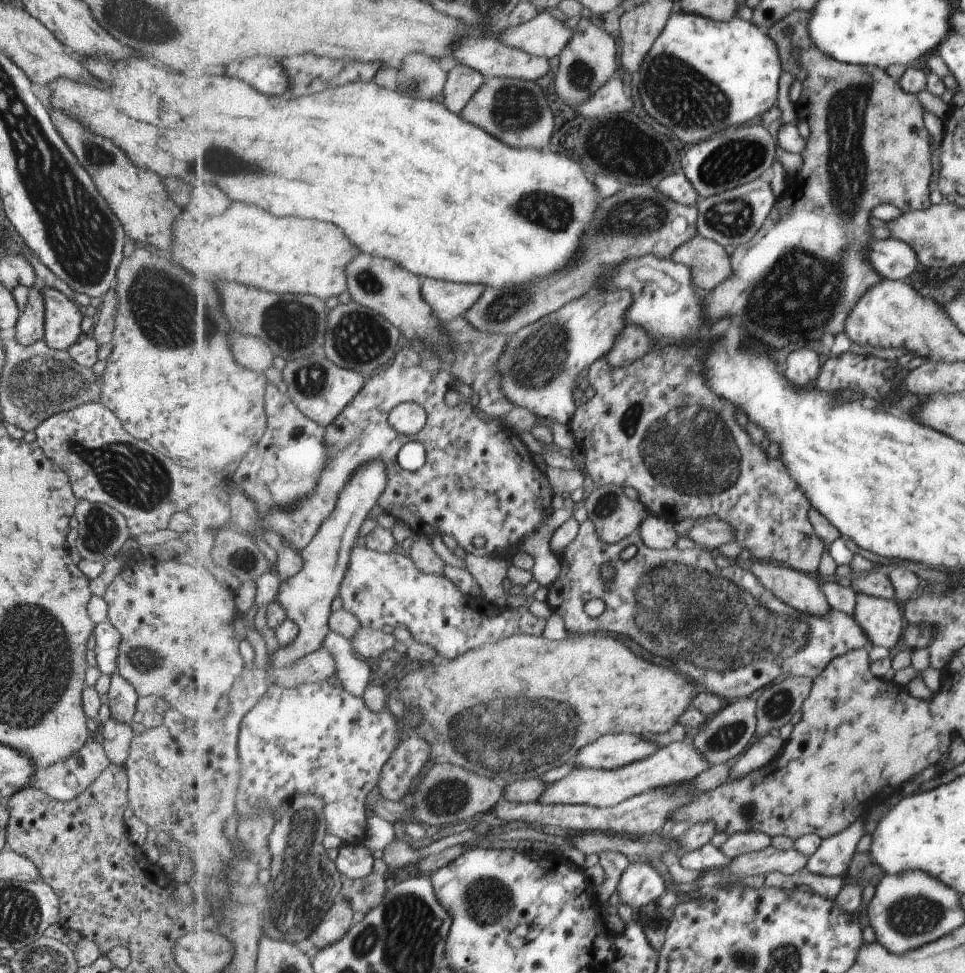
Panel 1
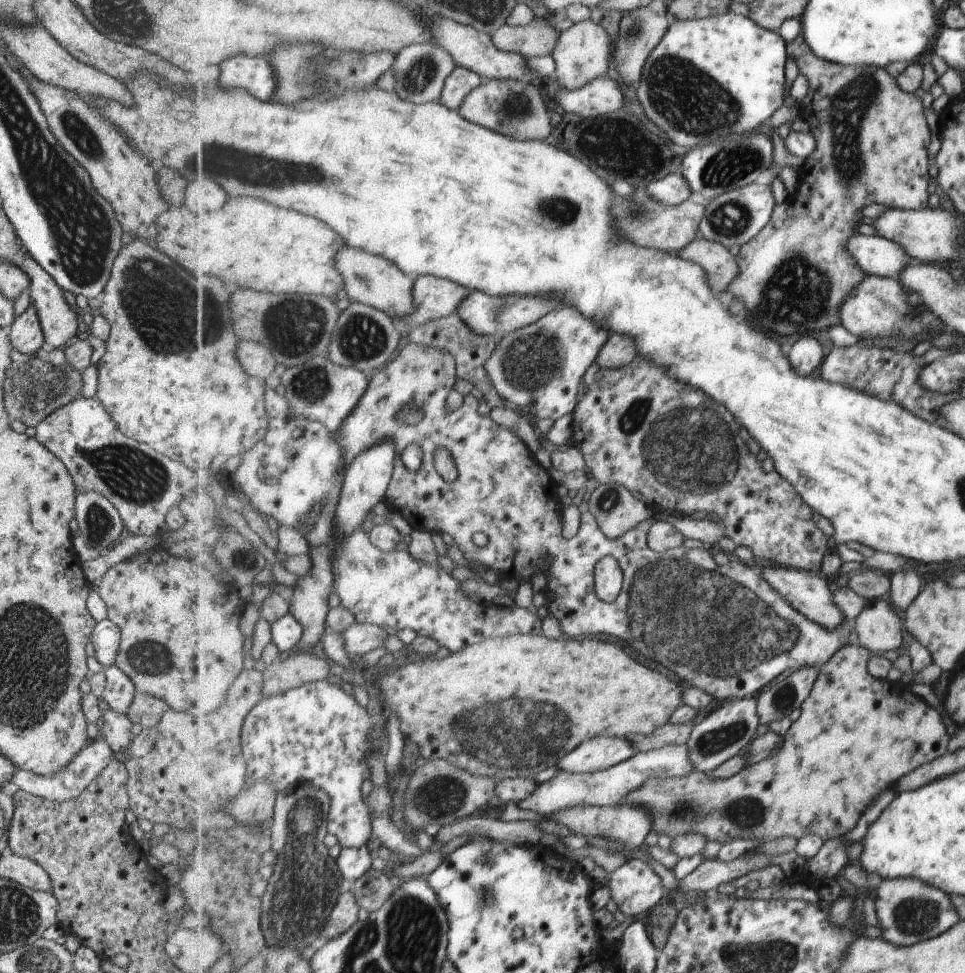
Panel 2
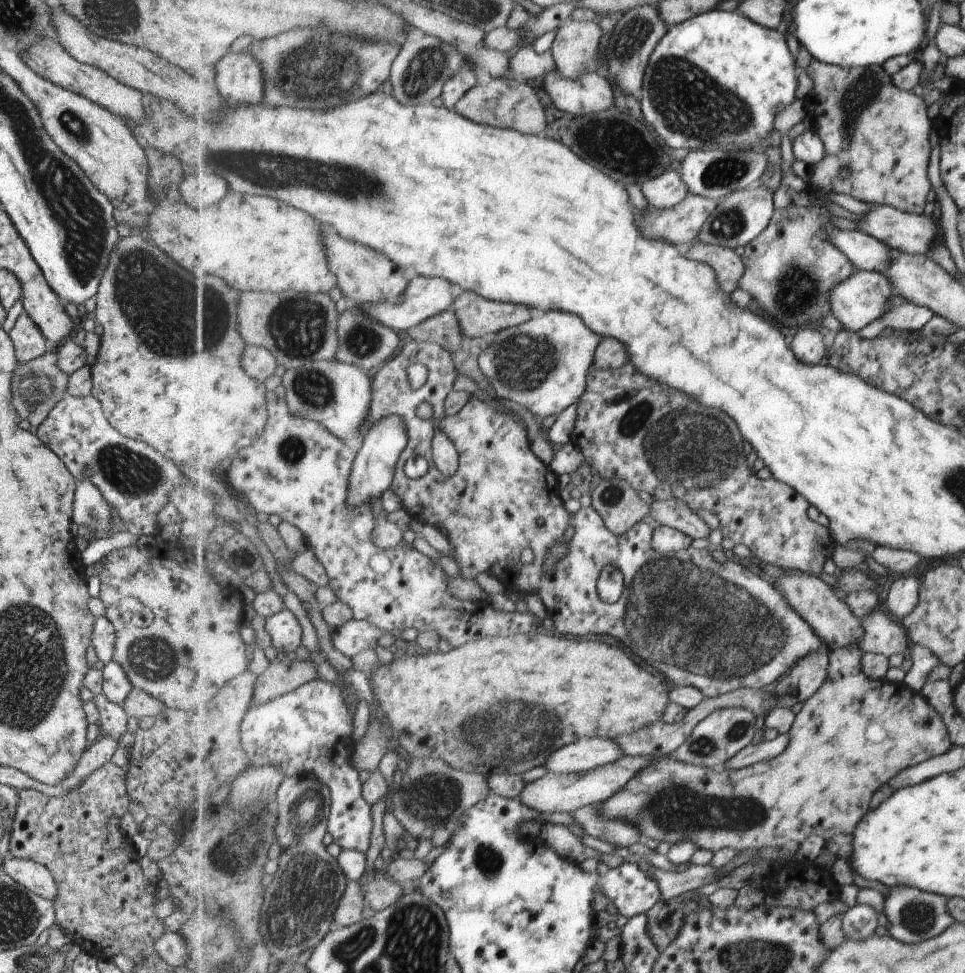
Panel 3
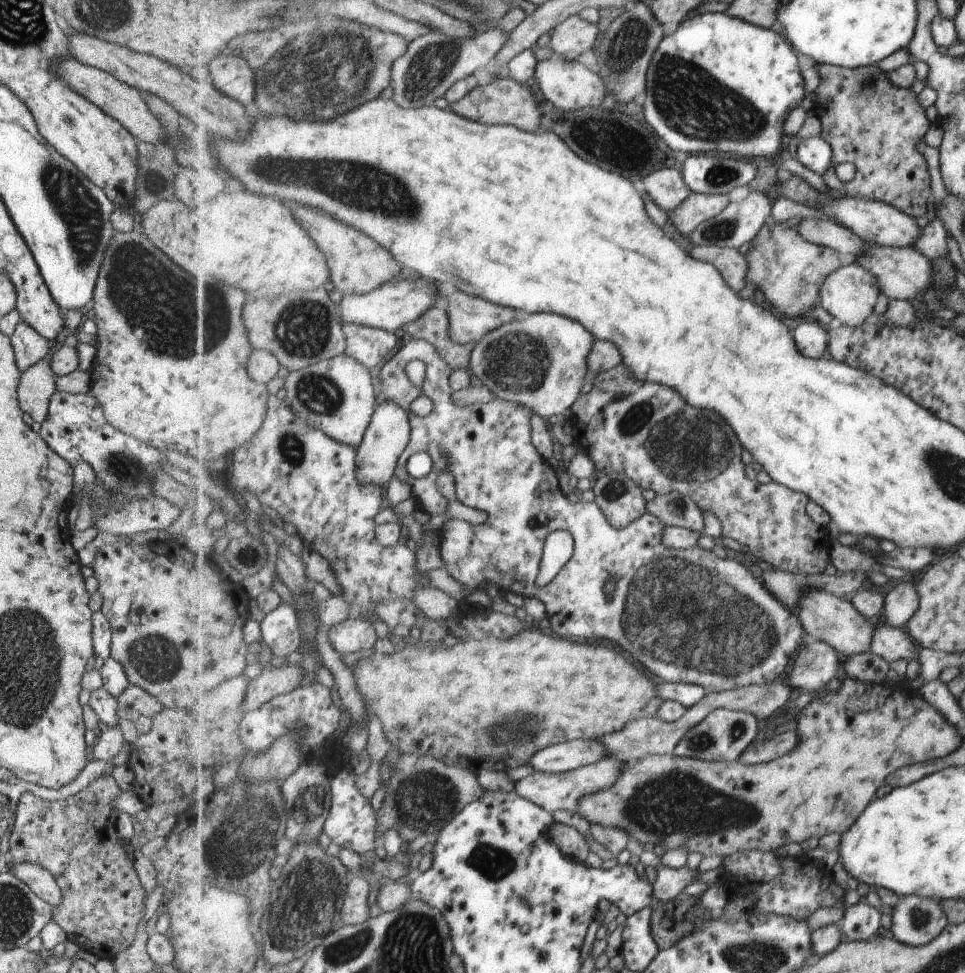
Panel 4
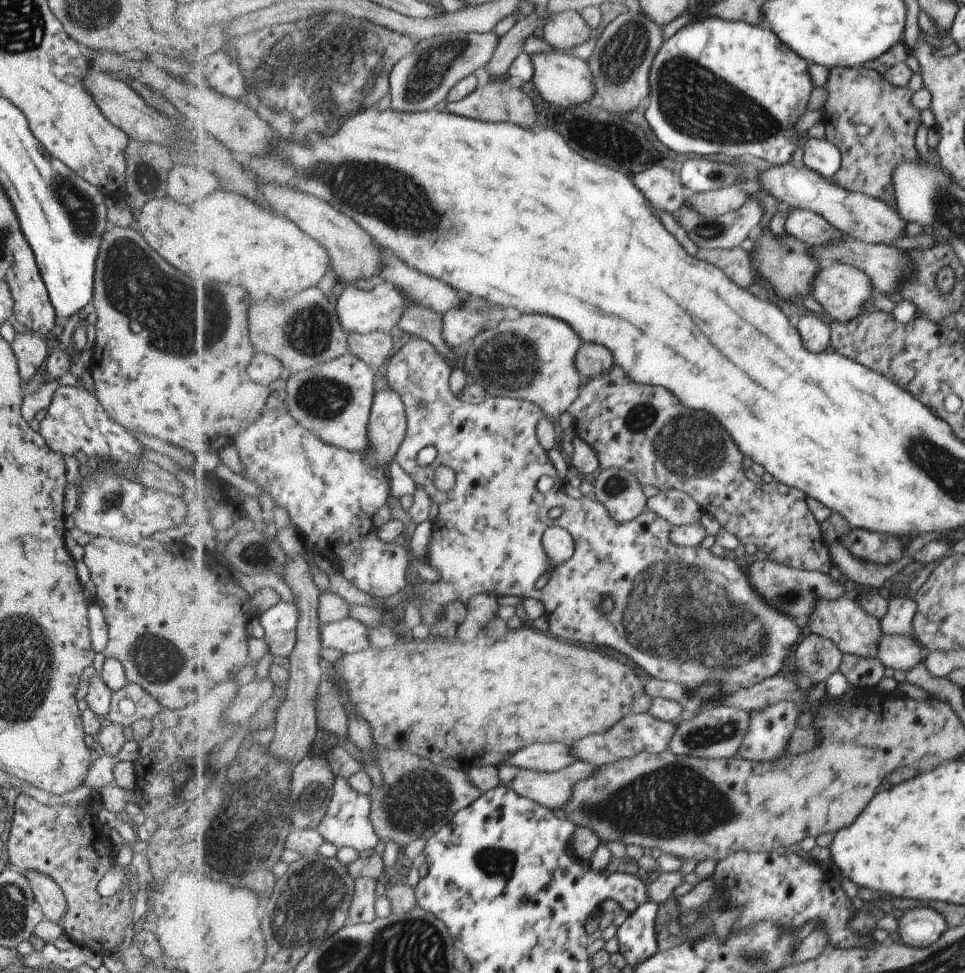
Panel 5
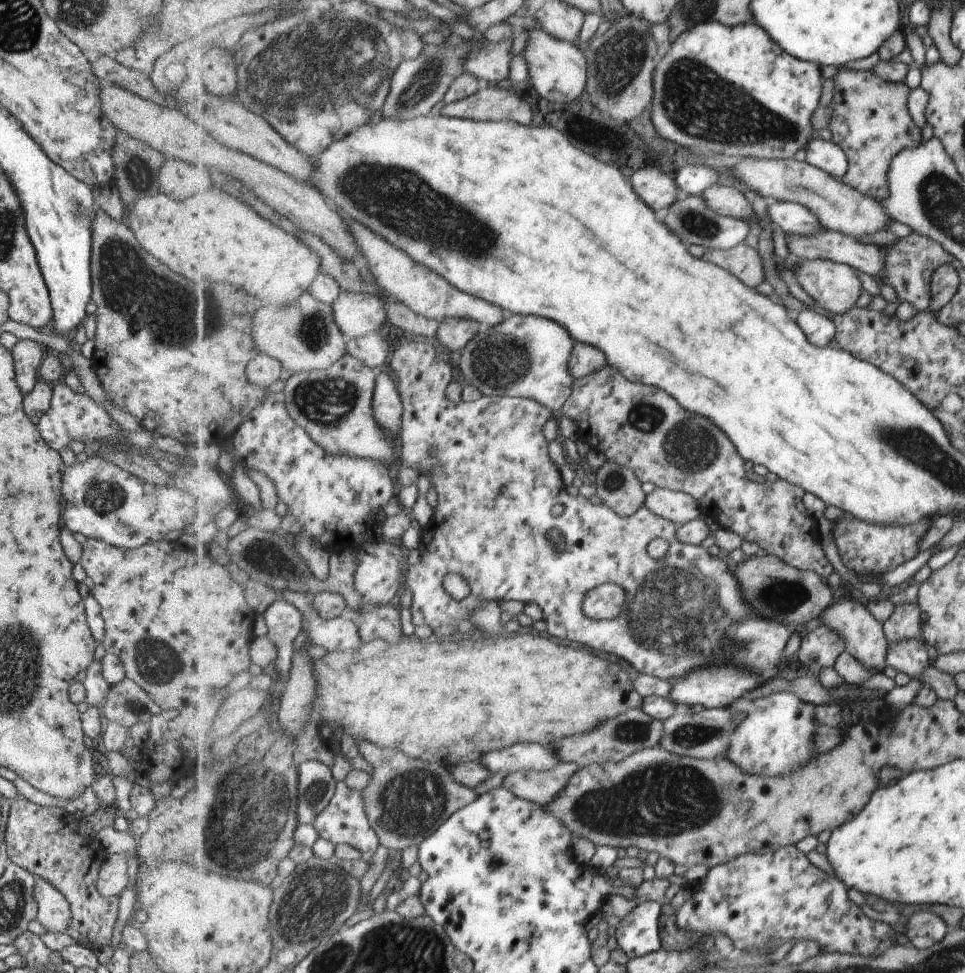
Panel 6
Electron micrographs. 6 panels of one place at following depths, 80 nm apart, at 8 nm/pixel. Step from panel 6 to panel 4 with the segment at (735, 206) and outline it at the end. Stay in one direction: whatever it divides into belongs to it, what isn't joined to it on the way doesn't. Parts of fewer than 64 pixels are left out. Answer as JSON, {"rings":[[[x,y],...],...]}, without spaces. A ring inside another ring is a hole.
{"rings":[[[691,192],[691,195],[678,207],[678,210],[667,212],[675,228],[683,236],[691,237],[703,222],[718,216],[729,208],[728,194],[702,194]]]}

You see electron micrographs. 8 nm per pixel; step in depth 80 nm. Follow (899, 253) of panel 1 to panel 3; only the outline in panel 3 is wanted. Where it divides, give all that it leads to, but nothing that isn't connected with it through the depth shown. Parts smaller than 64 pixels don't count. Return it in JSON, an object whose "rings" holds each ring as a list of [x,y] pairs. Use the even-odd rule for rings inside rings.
{"rings":[[[832,231],[830,239],[852,260],[861,271],[883,273],[894,255],[884,242],[863,231]]]}

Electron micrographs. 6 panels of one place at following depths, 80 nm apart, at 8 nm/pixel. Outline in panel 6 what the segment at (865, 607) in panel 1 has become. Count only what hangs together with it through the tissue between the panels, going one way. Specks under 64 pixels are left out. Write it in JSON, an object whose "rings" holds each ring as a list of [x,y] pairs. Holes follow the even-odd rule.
{"rings":[[[899,640],[895,644],[888,644],[886,666],[910,679],[921,676],[921,672],[929,668],[928,660],[927,650],[922,641]]]}

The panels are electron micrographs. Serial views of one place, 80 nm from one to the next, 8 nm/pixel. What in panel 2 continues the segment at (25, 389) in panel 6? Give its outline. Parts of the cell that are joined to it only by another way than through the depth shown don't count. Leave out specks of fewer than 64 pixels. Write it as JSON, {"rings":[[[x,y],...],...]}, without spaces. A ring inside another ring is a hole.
{"rings":[[[31,304],[14,318],[9,332],[10,345],[20,353],[33,354],[44,341],[36,310]]]}

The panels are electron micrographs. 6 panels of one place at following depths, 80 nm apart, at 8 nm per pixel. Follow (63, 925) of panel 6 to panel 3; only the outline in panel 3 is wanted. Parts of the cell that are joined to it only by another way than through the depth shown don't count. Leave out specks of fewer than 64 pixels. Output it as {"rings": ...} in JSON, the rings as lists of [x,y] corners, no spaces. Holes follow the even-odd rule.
{"rings":[[[7,850],[1,872],[41,898],[53,901],[56,896],[56,886],[50,872],[31,859],[15,858]]]}

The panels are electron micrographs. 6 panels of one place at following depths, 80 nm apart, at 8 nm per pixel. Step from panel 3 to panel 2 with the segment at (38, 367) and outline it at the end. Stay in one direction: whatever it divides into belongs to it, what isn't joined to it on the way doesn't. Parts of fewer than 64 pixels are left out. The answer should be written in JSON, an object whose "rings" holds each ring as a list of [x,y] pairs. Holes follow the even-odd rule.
{"rings":[[[39,347],[33,354],[25,354],[12,348],[10,359],[2,382],[2,401],[4,411],[11,420],[19,420],[25,426],[34,427],[56,408],[80,397],[82,371],[68,365],[63,349],[47,352]]]}

